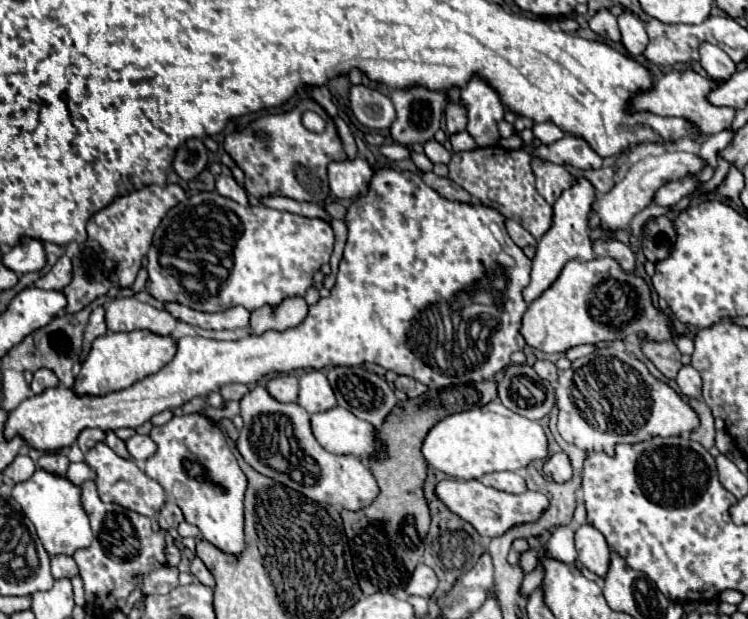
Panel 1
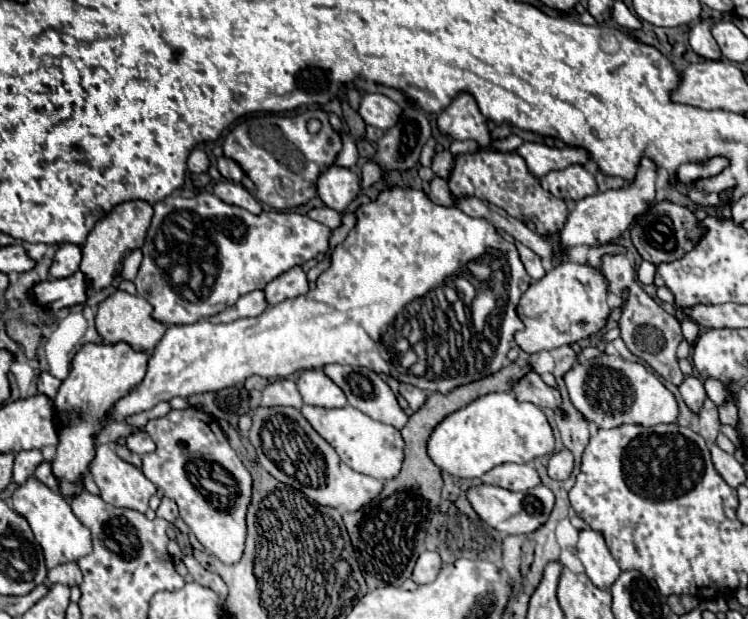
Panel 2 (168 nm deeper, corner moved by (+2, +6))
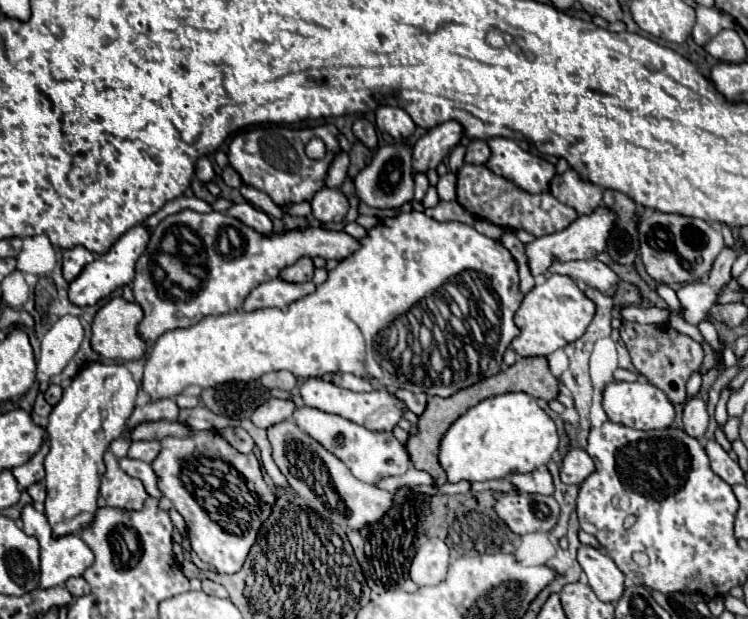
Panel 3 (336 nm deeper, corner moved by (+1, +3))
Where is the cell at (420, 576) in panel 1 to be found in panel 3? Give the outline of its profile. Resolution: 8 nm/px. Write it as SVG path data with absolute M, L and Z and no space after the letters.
M430 538L424 542L410 566L410 578L418 586L440 584L448 570L448 546L442 540Z

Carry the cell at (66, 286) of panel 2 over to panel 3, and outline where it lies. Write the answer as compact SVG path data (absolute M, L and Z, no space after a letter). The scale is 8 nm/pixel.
M144 226L130 228L124 236L118 238L118 242L112 244L112 248L108 252L96 256L96 260L90 262L90 264L86 264L84 270L80 272L80 276L70 282L68 300L72 304L76 304L76 306L94 306L98 300L106 298L118 286L130 284L132 278L134 278L134 262L144 252L144 248L148 244L148 238L150 238L150 230L148 228L144 228Z

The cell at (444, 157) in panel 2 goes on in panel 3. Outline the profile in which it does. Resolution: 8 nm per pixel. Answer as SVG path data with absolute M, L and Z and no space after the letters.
M446 172L444 176L440 176L436 188L438 188L438 196L442 200L454 200L456 198L456 174Z

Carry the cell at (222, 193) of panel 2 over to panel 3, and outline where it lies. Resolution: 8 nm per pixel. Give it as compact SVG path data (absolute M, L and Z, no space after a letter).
M236 202L226 210L226 214L232 218L238 218L240 222L248 224L250 228L256 228L256 232L260 232L260 234L270 234L270 230L272 230L272 222L270 222L268 214L258 210L250 202Z

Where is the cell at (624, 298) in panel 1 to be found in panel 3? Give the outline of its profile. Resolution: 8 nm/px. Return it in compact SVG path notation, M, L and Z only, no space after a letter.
M552 274L540 286L534 286L522 300L514 324L520 328L520 334L512 340L512 348L520 356L546 356L566 344L578 340L596 314L596 304L578 288L570 276Z

